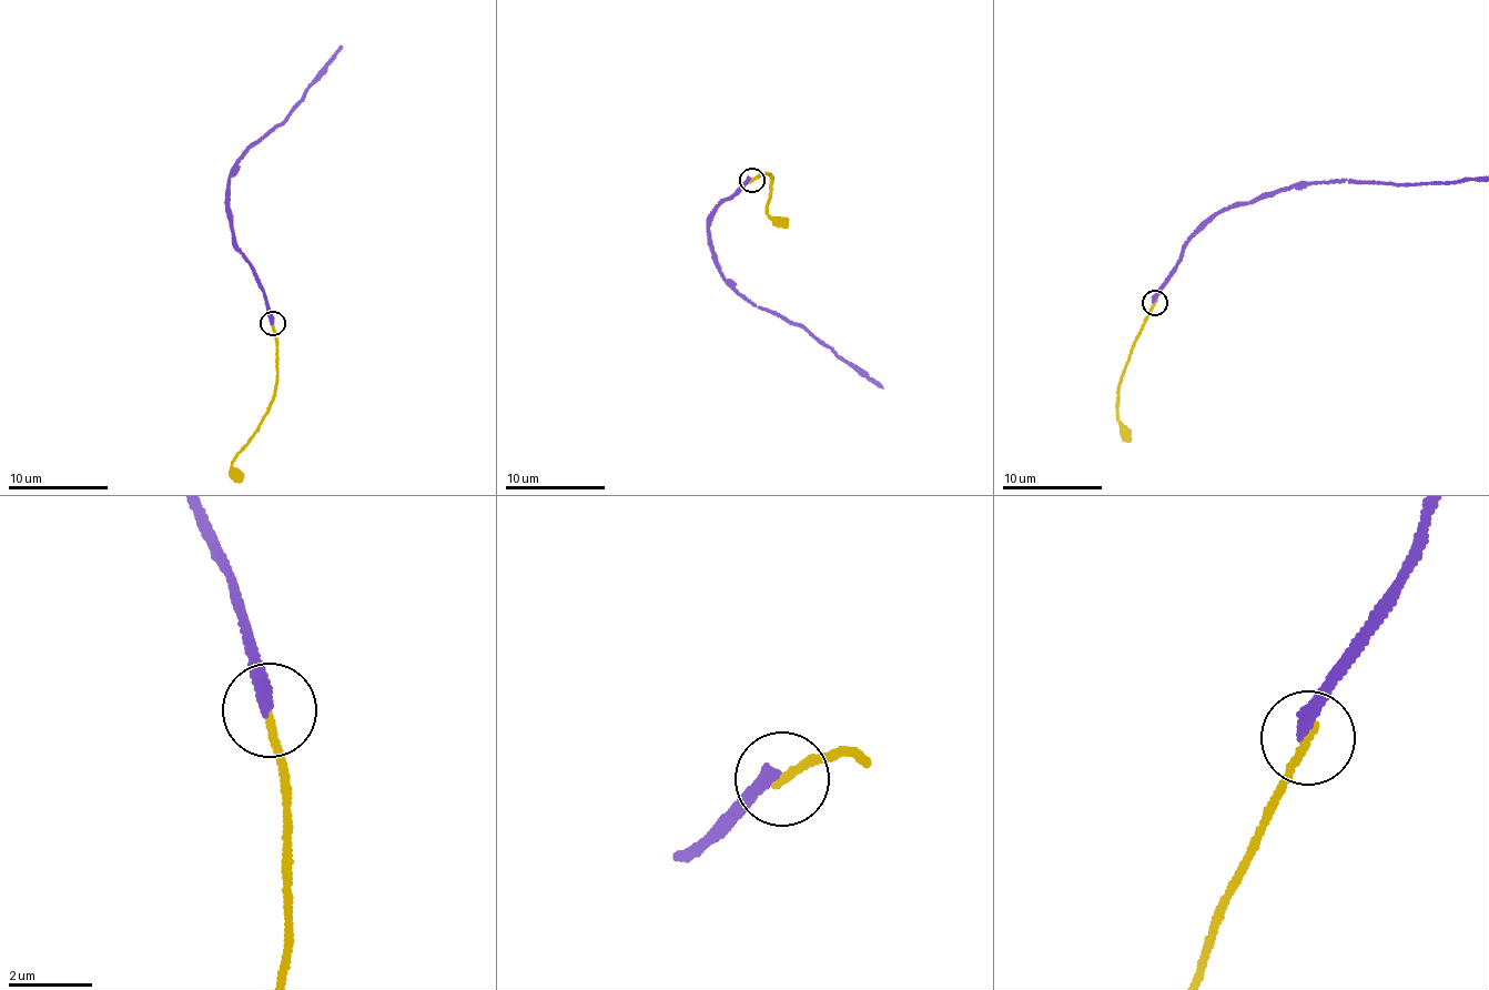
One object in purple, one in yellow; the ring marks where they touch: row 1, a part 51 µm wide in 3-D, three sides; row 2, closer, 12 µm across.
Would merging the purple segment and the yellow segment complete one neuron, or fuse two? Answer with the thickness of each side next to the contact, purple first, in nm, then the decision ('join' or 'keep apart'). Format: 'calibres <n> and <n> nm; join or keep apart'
calibres 320 and 190 nm; keep apart

